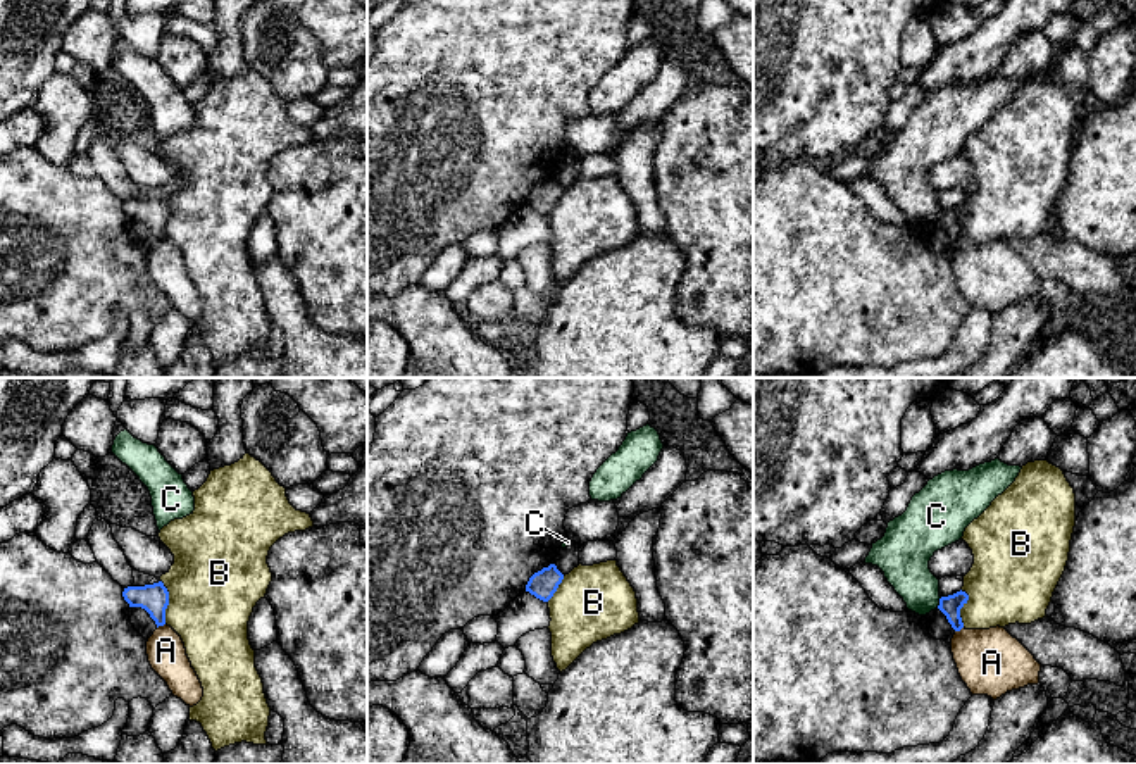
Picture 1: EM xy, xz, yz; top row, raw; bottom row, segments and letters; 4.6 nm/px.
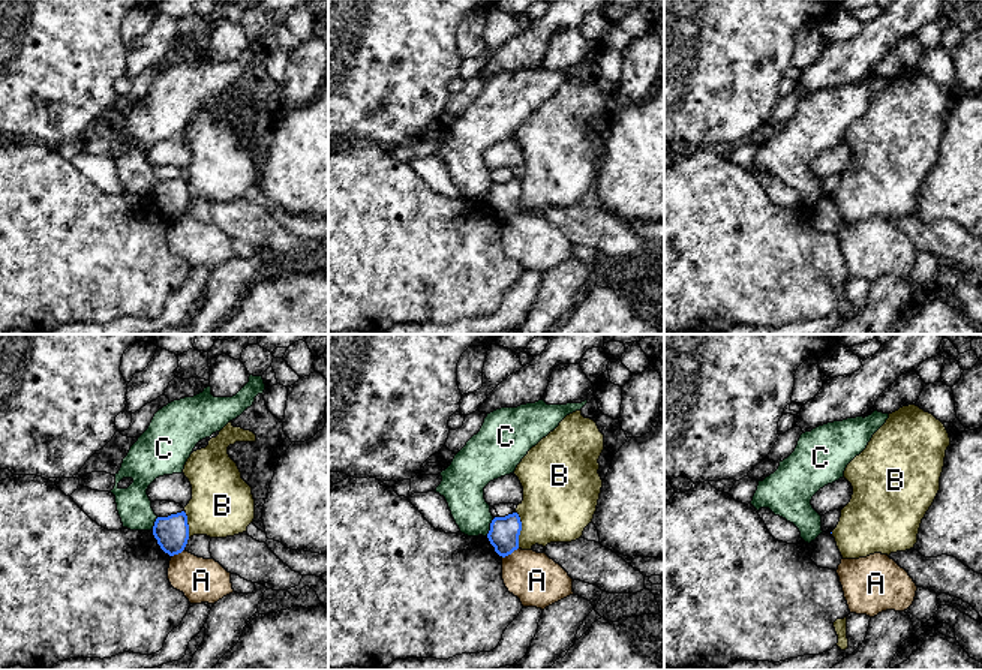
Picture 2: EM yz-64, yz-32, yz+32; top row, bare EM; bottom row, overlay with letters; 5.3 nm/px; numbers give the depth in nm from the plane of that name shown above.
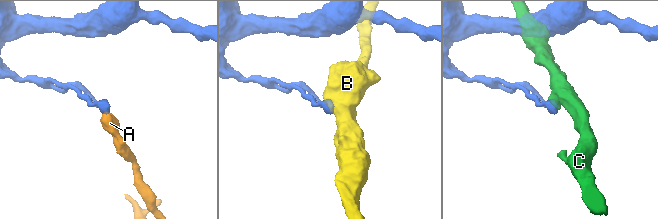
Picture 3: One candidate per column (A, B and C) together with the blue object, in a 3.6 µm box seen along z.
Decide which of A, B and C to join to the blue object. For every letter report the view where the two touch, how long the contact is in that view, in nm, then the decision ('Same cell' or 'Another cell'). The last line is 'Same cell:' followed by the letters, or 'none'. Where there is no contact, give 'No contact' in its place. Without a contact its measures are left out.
A: Touches blue in xy. Shared border 50 nm. Another cell
B: Touches blue in xy. Shared border 200 nm. Another cell
C: Touches blue in yz. Shared border 60 nm. Another cell
Same cell: none

